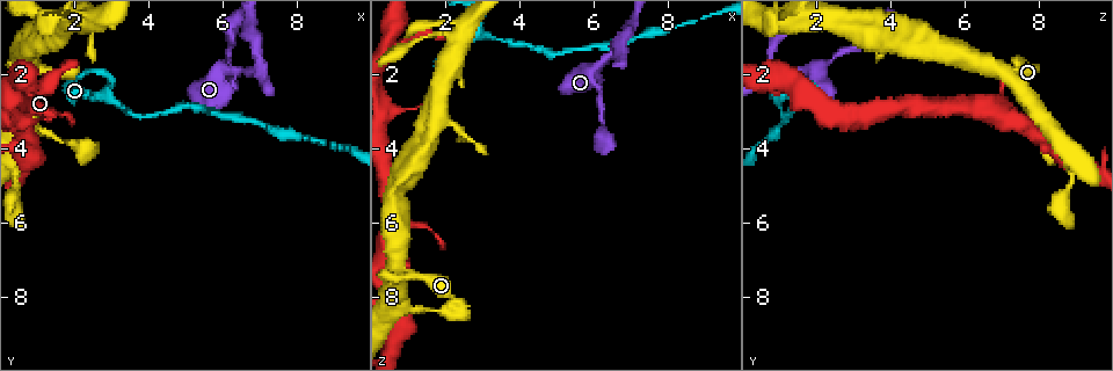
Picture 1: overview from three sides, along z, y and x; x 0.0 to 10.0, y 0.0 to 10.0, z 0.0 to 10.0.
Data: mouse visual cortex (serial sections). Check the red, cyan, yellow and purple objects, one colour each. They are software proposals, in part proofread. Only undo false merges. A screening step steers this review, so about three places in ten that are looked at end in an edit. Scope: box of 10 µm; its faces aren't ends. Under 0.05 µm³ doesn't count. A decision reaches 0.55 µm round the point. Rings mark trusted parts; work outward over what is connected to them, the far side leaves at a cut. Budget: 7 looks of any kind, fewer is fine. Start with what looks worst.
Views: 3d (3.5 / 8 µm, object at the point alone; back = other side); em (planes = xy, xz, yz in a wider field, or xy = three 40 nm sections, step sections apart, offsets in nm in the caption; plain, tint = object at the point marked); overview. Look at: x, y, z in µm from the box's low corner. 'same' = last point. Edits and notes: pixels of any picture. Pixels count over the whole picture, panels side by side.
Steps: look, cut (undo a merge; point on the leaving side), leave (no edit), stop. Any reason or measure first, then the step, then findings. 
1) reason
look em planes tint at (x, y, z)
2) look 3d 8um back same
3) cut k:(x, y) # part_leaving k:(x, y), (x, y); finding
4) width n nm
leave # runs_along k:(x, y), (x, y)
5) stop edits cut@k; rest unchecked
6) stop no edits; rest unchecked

three arms meet
look em xy step 2 tint at (0.85, 1.90, 7.15)

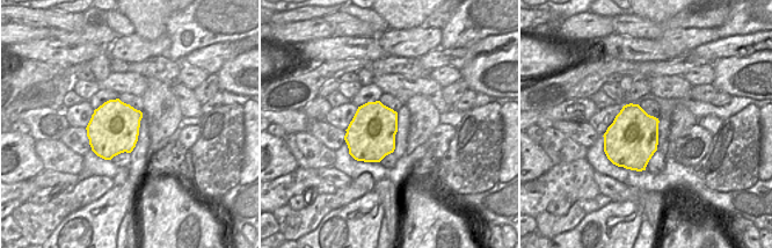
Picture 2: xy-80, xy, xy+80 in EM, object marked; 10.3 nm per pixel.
look 3d 3.5um same

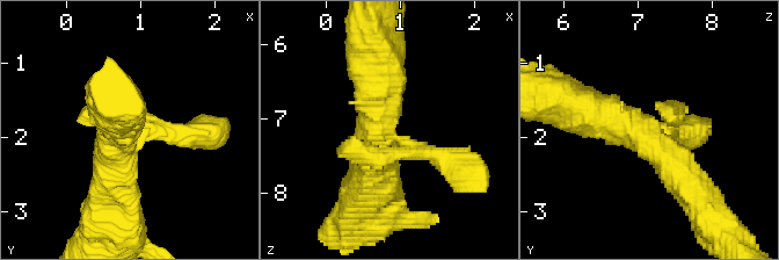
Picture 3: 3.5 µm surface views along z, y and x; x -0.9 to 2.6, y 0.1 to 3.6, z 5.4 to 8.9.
leave # runs_along 3:(456, 167), (381, 125), (378, 64); continuous, no second cell

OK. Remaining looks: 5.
three arms meet
look 3d 8um at (2.80, 2.60, 1.05)

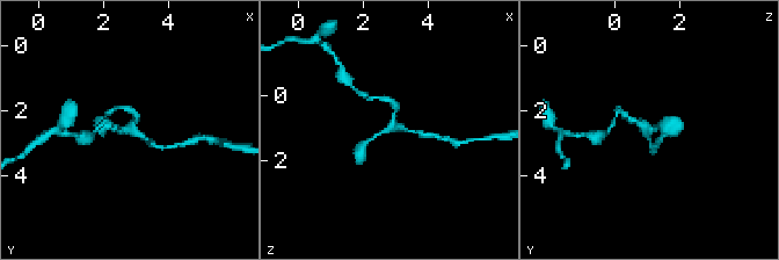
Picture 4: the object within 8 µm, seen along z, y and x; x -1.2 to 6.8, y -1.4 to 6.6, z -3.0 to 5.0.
arms 3; arm_widths 100, 150, 150 nm; shape alone is not enough
look em planes tint same

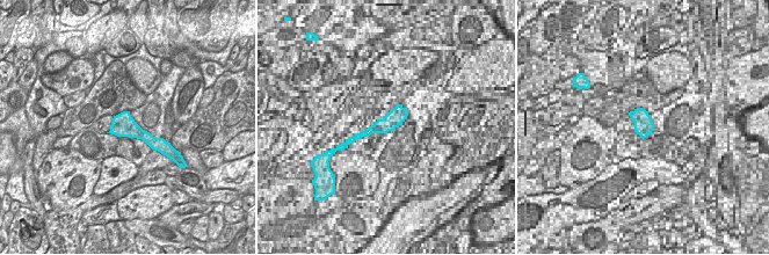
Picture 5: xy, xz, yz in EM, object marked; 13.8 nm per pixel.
leave # runs_along 4:(102, 125), (125, 127), (158, 145); one cell here

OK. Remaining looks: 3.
three-way junction
look 3d 3.5um at (0.70, 3.75, 7.95)

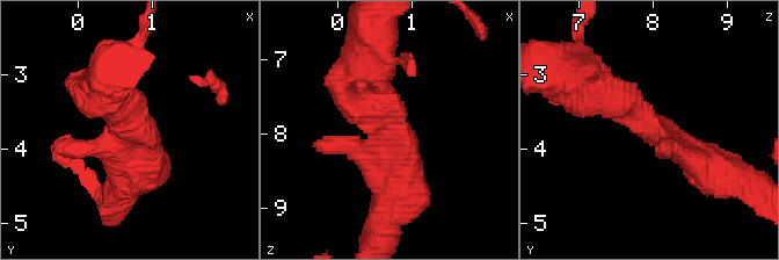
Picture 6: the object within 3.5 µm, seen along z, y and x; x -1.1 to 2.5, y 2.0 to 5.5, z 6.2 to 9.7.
arms 3; arm_widths 250, 350, 450 nm
look em xy step 1 tint at (0.75, 3.75, 7.95)

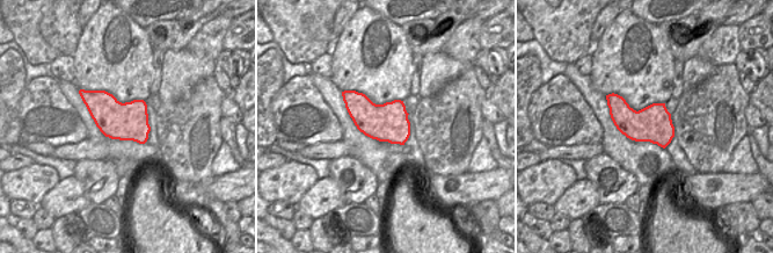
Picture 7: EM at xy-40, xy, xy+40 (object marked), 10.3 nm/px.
leave # runs_along 6:(591, 81), (642, 124), (711, 166); one cell here

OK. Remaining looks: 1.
stop no edits; rest unchecked

